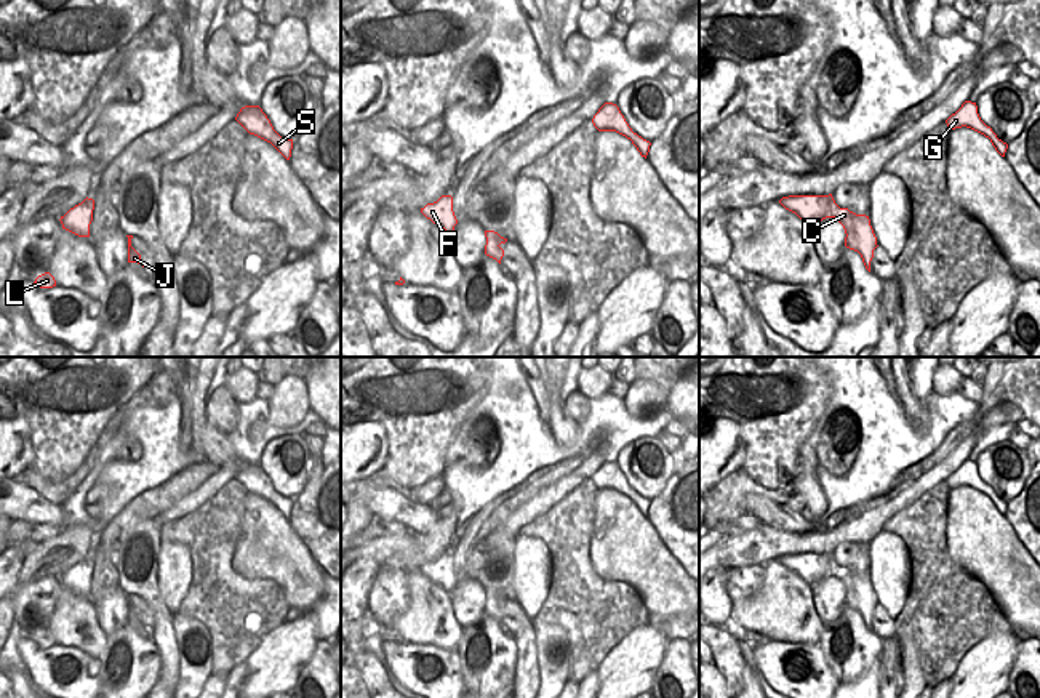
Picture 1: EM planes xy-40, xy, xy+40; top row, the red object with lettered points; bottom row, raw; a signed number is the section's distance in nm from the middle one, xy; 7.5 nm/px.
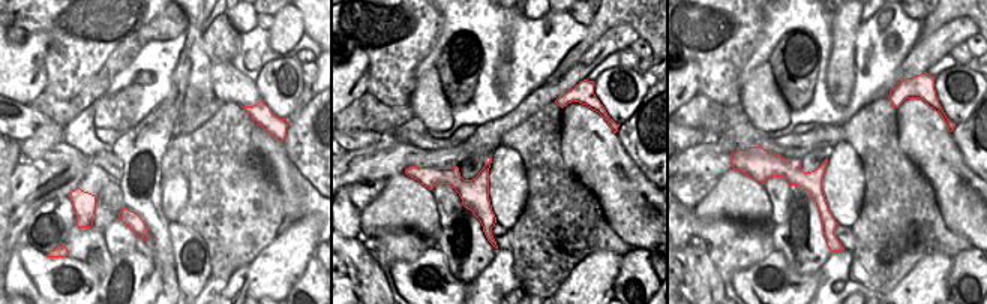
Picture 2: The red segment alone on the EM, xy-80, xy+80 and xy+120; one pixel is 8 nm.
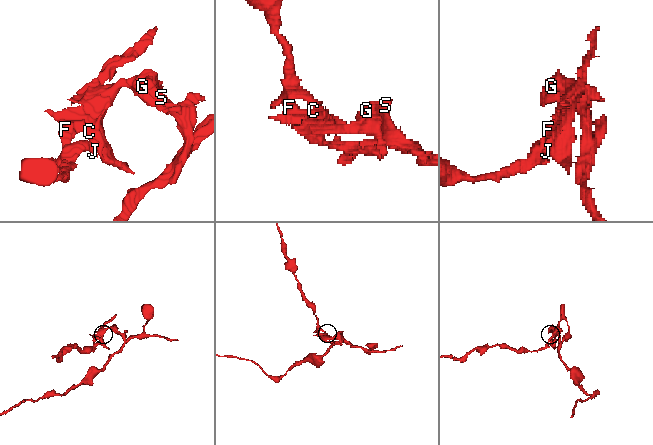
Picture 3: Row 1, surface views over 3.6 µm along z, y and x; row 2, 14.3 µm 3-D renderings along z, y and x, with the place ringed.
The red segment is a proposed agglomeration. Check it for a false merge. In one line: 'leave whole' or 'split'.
split

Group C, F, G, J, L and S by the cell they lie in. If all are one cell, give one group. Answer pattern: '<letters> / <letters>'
C F G S / J L

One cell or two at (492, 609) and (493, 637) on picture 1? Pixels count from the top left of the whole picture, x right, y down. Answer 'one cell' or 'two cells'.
two cells

